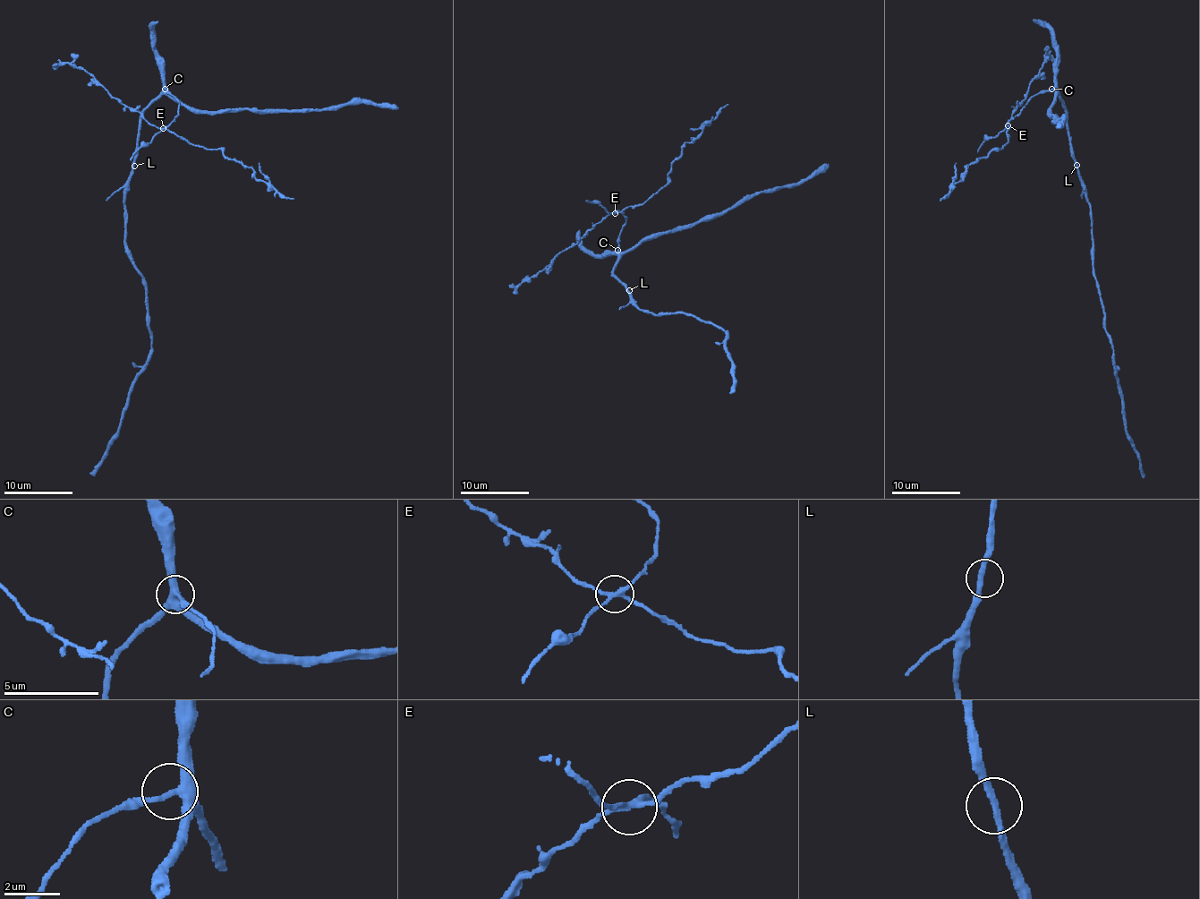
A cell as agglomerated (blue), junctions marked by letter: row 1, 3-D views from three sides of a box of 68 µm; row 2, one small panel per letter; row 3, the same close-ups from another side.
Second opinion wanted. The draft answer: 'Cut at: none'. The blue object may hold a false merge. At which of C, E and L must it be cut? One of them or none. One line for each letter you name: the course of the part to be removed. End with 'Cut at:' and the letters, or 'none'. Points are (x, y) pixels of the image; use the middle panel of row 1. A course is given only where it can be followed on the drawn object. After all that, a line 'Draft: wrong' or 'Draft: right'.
E: course (615, 213), (648, 201), (668, 181), (671, 163), (681, 154), (683, 146), (698, 136), (702, 126), (727, 104)
Cut at: E
Draft: wrong

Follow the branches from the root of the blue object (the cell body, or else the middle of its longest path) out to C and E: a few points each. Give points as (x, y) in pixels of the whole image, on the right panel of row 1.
C: (1079, 174), (1068, 134), (1067, 109), (1051, 89)
E: (1079, 174), (1068, 134), (1068, 112), (1057, 94), (1047, 90), (1033, 95), (1008, 124)

